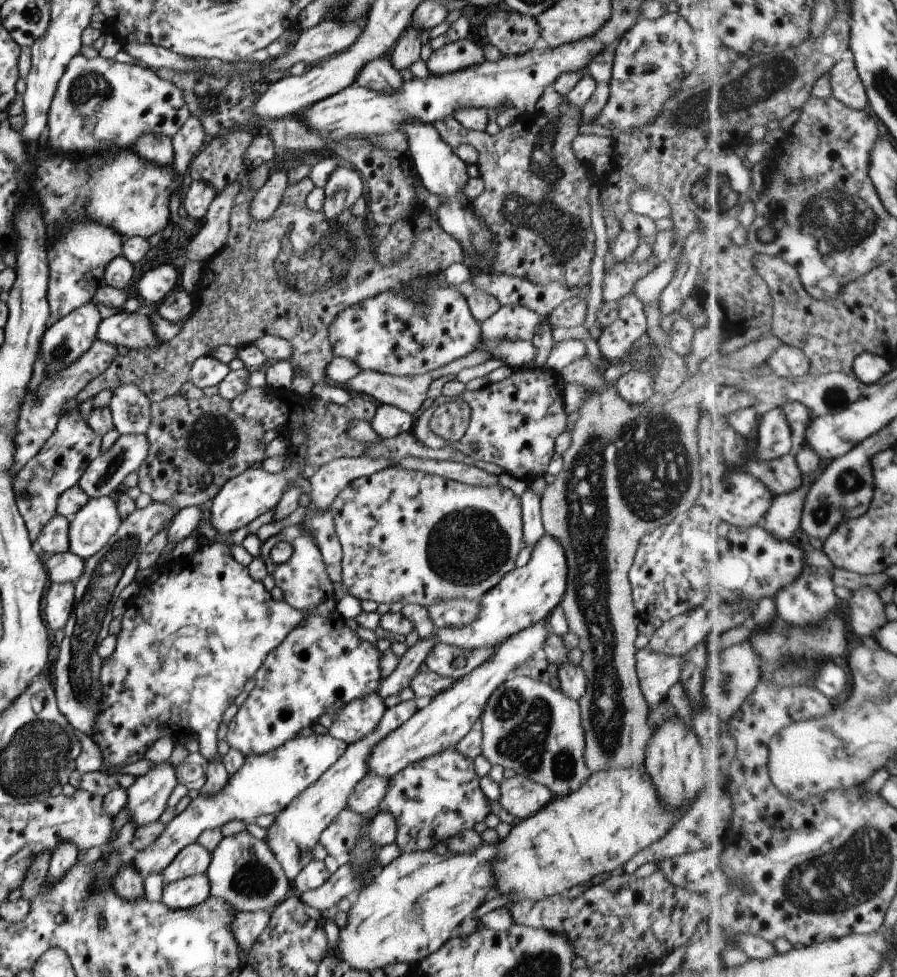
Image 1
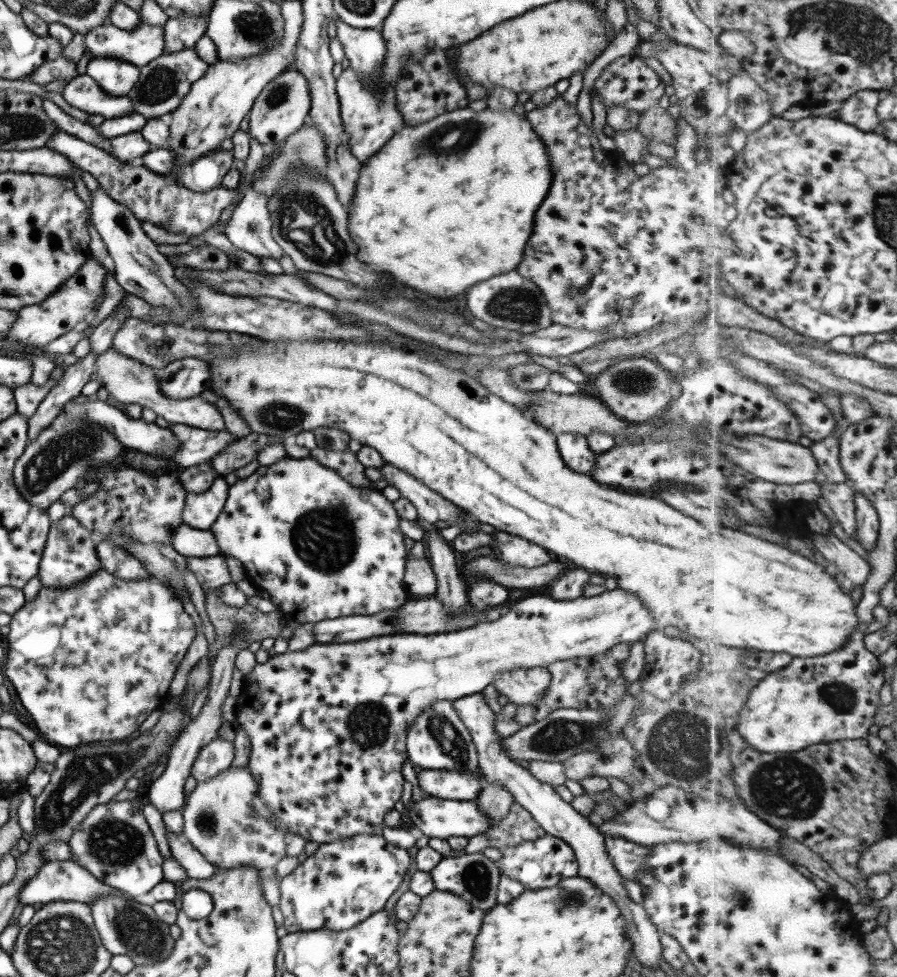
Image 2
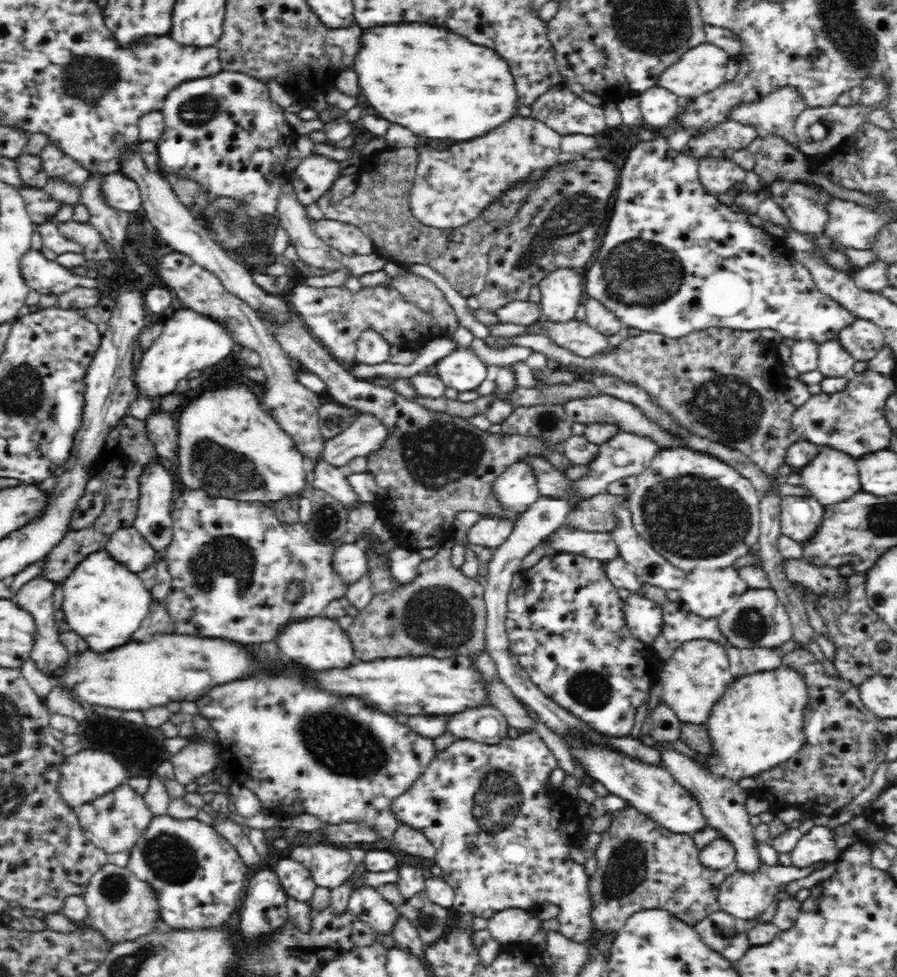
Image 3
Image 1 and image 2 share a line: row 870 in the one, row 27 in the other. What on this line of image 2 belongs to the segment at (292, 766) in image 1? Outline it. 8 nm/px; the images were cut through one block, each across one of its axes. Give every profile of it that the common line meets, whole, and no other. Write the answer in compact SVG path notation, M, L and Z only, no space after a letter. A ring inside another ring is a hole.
M141 23L134 31L105 24L84 35L85 52L91 58L110 58L140 68L164 55L164 26Z

